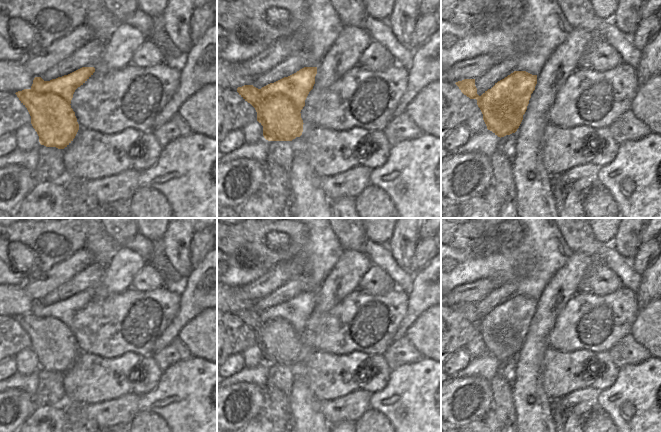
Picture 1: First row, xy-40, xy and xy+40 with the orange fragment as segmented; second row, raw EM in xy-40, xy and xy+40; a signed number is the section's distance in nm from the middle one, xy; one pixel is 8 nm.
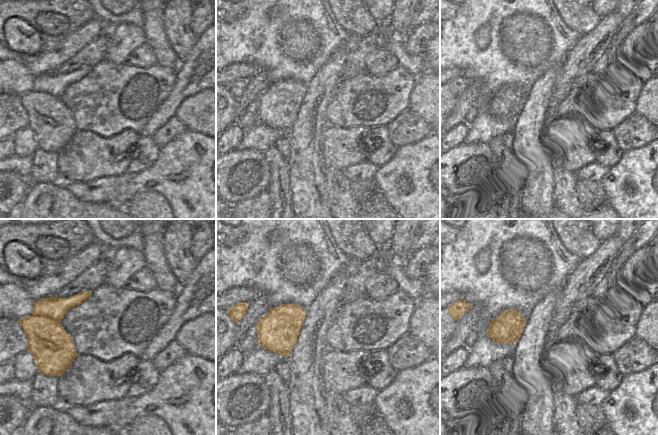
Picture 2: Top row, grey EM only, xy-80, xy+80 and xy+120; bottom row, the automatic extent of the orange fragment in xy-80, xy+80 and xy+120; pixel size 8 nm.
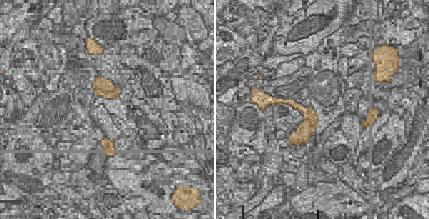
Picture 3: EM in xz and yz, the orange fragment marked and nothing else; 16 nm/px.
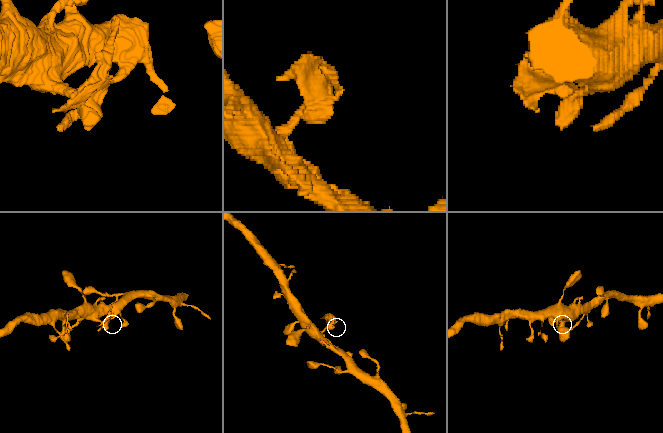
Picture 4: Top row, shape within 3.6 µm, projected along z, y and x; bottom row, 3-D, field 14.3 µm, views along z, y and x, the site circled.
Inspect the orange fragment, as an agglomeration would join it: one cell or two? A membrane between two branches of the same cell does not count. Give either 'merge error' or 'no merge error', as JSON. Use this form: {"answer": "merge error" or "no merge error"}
{"answer": "merge error"}

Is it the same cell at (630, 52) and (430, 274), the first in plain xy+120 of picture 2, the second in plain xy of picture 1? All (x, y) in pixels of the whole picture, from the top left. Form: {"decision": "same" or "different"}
{"decision": "different"}

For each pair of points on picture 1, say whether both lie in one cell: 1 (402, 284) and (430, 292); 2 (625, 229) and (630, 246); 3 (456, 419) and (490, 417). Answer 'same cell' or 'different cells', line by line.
1: different cells
2: same cell
3: different cells

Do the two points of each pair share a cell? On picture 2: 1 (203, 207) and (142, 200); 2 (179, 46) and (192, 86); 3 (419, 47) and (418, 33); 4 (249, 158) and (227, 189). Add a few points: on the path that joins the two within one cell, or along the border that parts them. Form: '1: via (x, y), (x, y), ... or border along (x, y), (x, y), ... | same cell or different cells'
1: border along (148, 190), (158, 192), (171, 208) | different cells
2: border along (196, 40), (189, 54), (180, 62) | different cells
3: via (418, 44), (418, 36) | same cell
4: via (248, 166), (233, 181) | same cell

